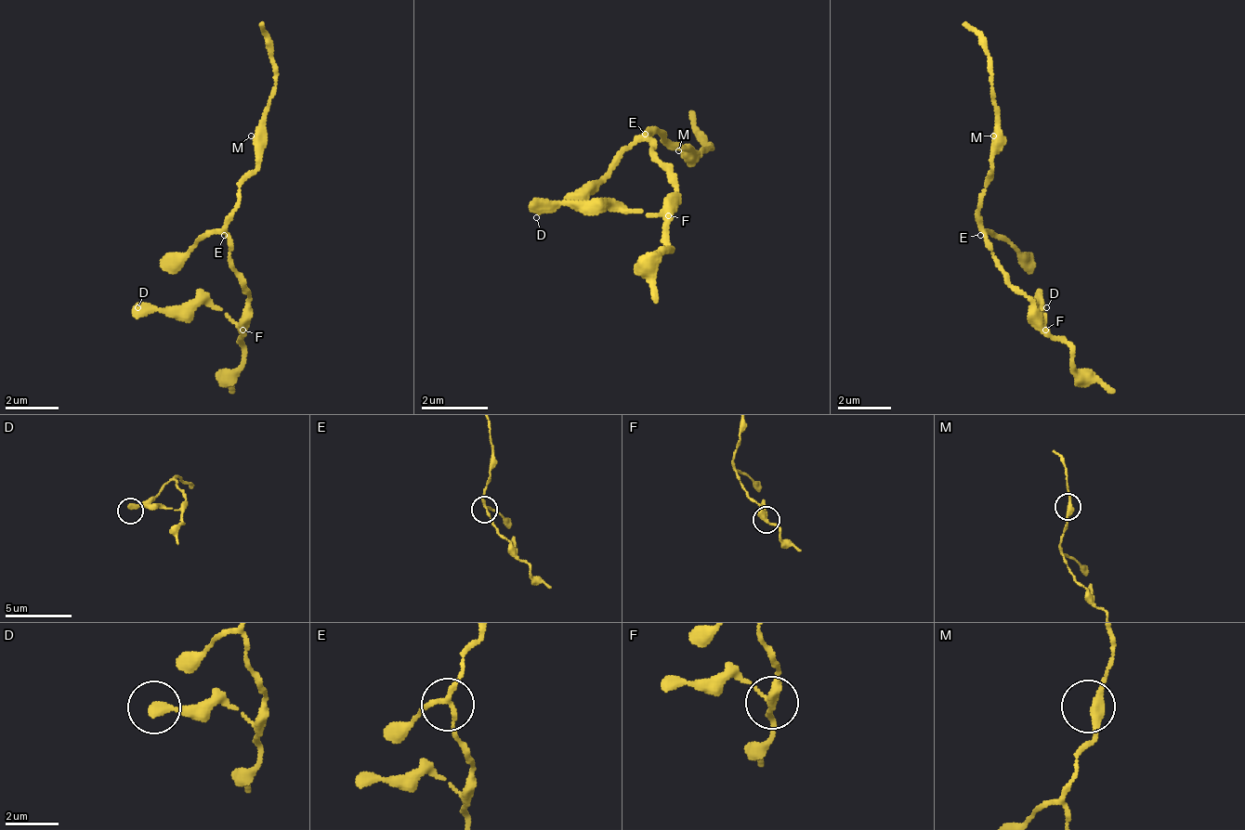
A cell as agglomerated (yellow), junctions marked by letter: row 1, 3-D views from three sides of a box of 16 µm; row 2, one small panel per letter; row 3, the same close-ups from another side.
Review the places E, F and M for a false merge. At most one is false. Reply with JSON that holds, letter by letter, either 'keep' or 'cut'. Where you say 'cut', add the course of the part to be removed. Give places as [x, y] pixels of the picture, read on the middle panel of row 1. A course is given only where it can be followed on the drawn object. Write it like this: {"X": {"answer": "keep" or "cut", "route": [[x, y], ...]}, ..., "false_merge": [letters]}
{"E": {"answer": "keep"}, "F": {"answer": "cut", "route": [[670, 217], [611, 201], [528, 209]]}, "M": {"answer": "keep"}, "false_merge": ["F"]}

